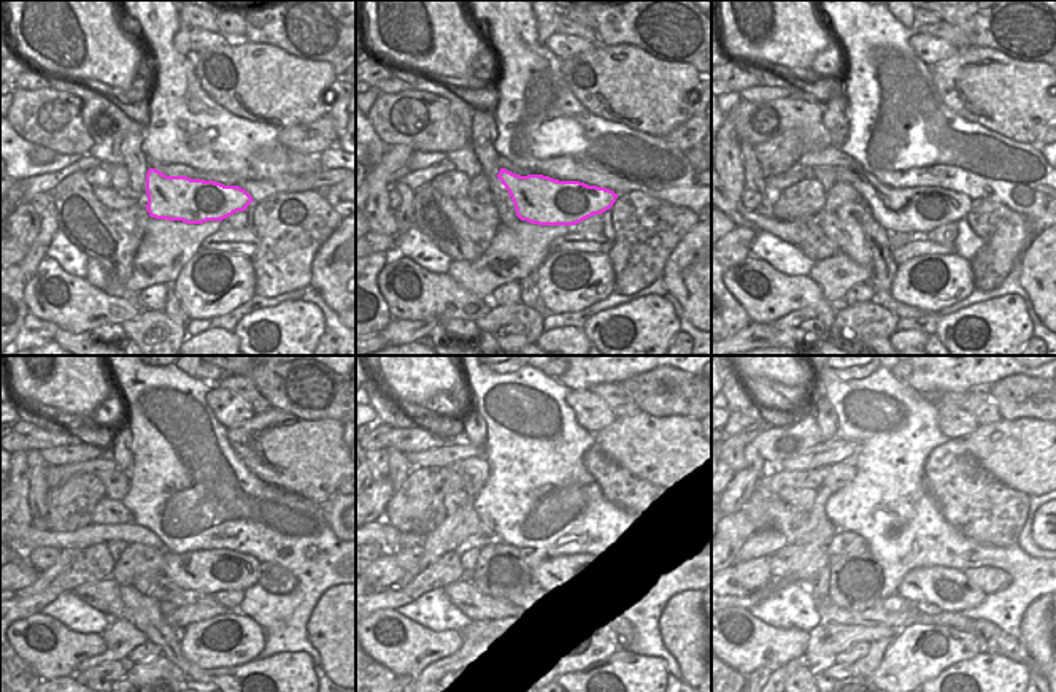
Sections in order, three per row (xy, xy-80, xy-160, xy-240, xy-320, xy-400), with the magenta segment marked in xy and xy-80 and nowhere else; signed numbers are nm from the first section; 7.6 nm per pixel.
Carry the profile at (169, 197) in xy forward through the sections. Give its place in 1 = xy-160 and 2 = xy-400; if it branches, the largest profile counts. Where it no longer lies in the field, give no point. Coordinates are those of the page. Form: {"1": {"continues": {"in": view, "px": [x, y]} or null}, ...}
{"1": {"continues": {"in": "xy-160", "px": [901, 210]}}, "2": {"continues": {"in": "xy-400", "px": [948, 589]}}}

